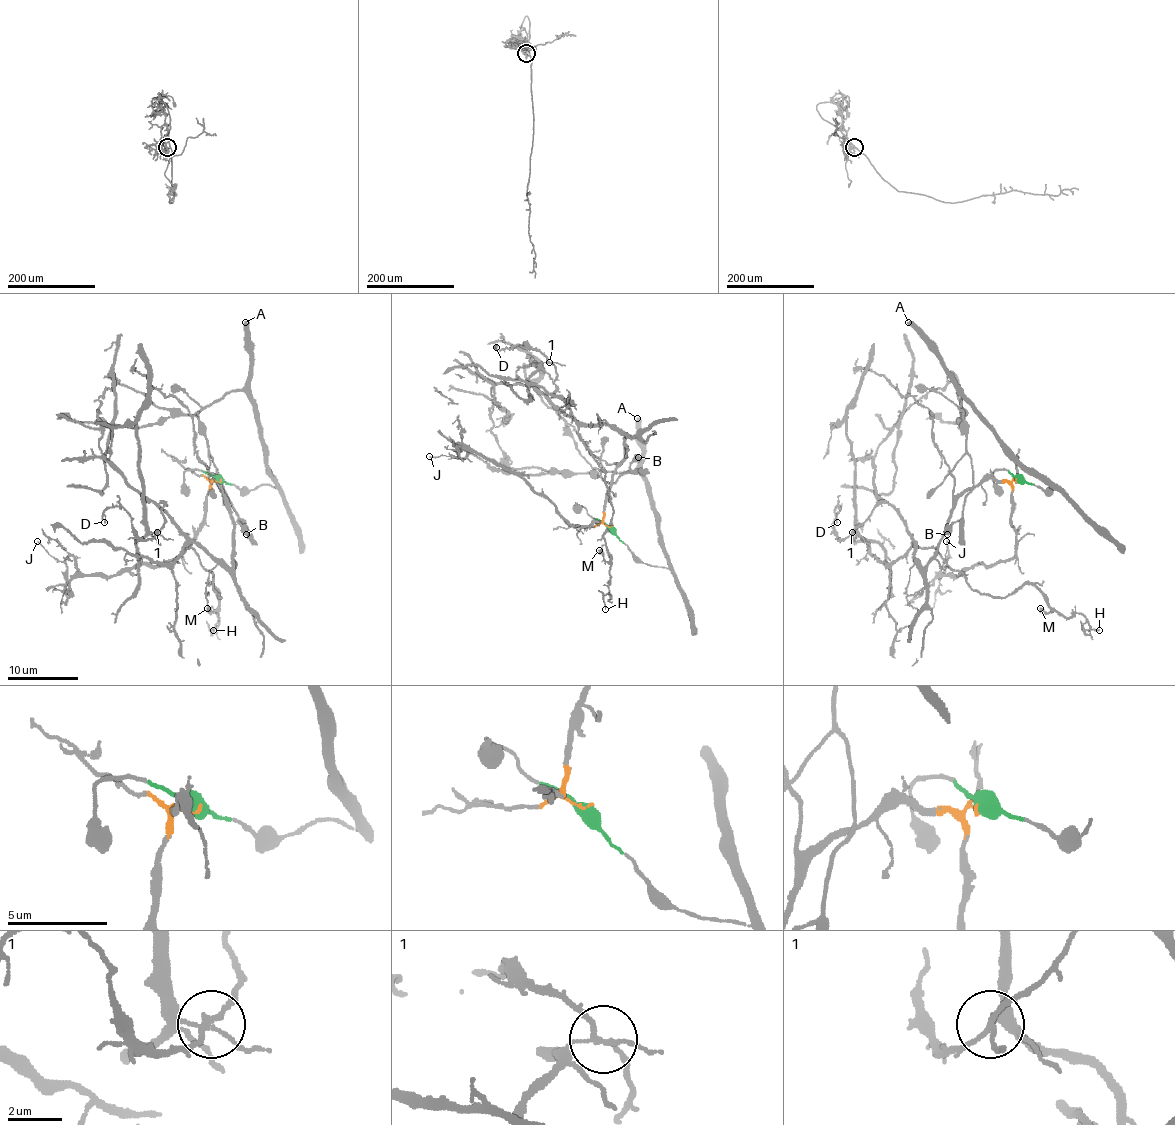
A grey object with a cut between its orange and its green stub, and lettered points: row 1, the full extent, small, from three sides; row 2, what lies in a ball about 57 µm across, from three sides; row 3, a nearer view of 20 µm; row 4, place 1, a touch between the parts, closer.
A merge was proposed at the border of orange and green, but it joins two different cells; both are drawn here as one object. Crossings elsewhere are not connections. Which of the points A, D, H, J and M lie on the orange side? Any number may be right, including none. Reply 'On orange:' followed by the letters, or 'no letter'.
On orange: D, H, J, M

